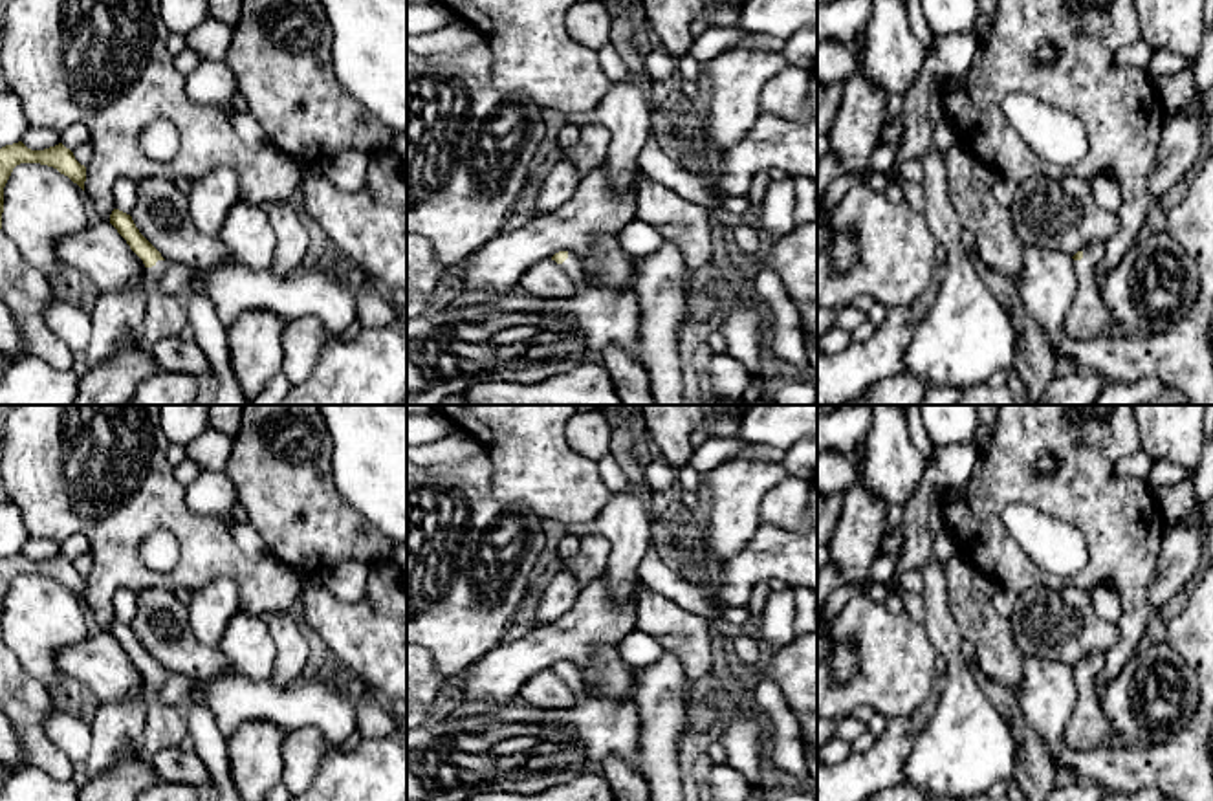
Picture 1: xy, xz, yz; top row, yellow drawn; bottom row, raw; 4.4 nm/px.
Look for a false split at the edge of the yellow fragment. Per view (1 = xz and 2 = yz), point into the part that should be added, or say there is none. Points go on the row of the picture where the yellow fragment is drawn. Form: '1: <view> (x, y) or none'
1: xz (572, 266)
2: yz (1089, 318)

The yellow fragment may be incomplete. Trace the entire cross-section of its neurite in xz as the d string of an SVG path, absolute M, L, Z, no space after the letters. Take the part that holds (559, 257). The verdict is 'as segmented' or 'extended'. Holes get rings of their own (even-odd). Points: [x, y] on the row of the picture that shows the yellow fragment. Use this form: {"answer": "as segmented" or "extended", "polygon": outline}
{"answer": "extended", "polygon": "M559 251L552 257L552 260L561 266L574 284L581 286L585 282L583 262L577 255L570 251Z"}

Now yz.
{"answer": "extended", "polygon": "M1092 242L1072 257L1077 275L1077 291L1065 317L1063 334L1076 341L1123 334L1099 297L1098 266L1105 253L1105 244Z"}

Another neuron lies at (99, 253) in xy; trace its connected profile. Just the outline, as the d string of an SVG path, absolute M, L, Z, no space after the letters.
M92 220L88 227L59 240L60 262L92 282L97 293L121 293L125 288L143 286L147 273L143 260L110 222Z

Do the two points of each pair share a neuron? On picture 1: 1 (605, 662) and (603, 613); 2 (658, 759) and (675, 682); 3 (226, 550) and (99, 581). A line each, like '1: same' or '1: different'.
1: different
2: same
3: same

